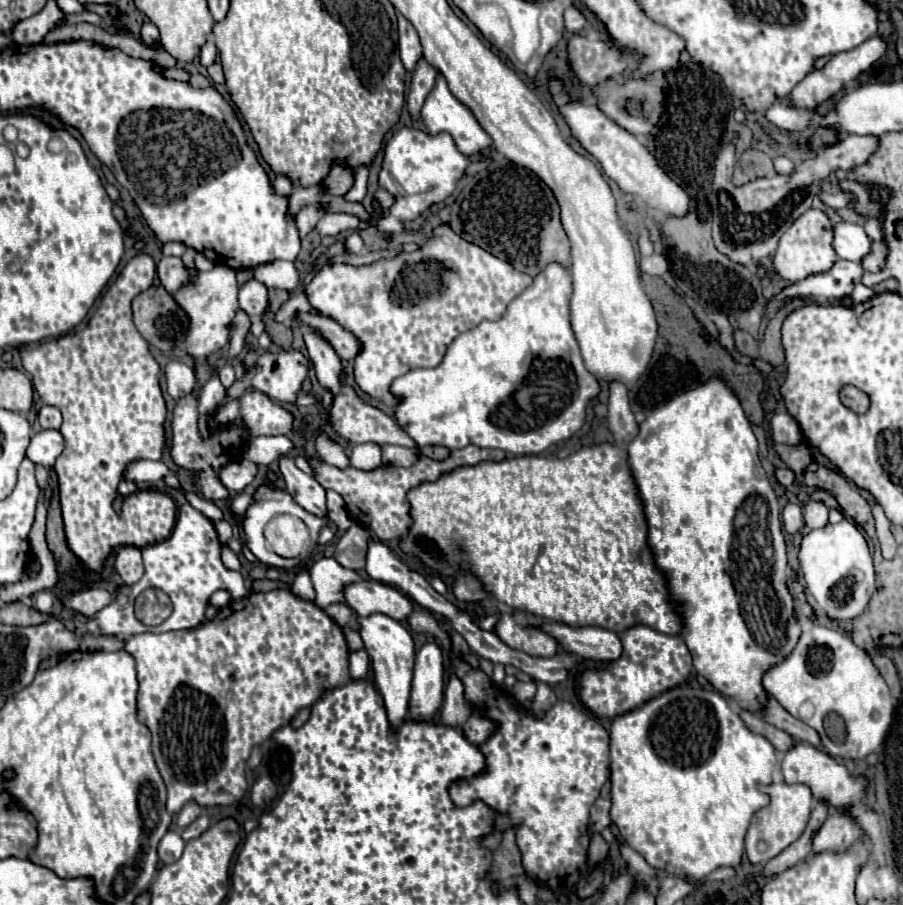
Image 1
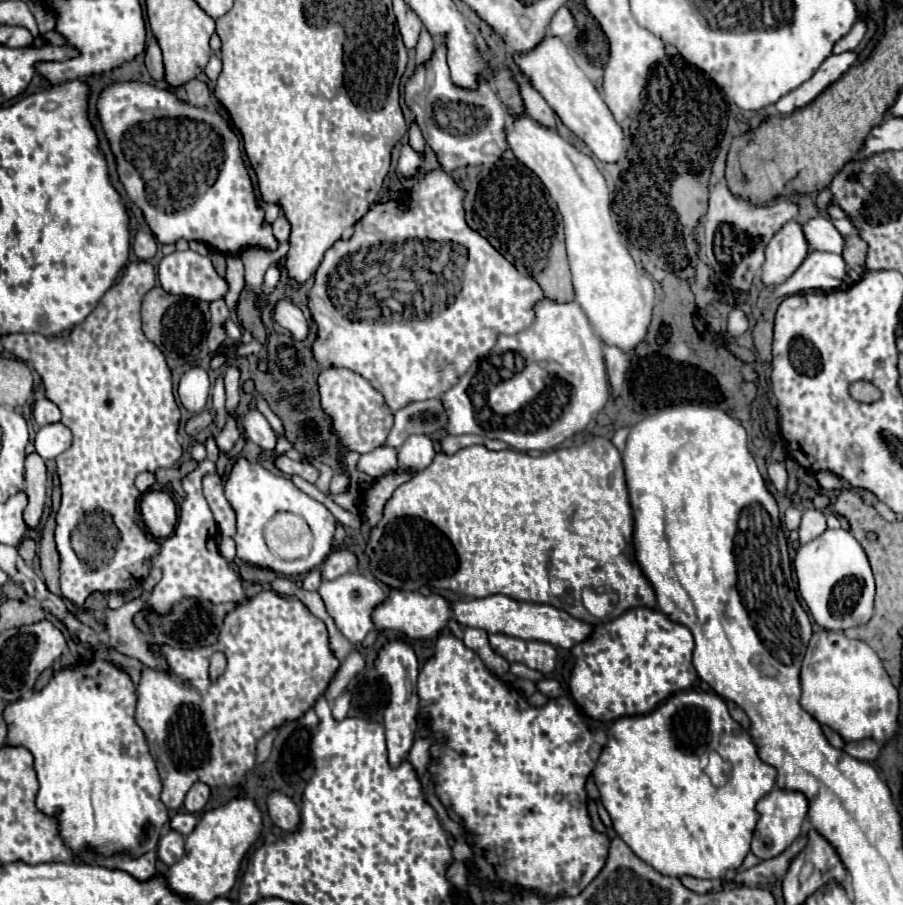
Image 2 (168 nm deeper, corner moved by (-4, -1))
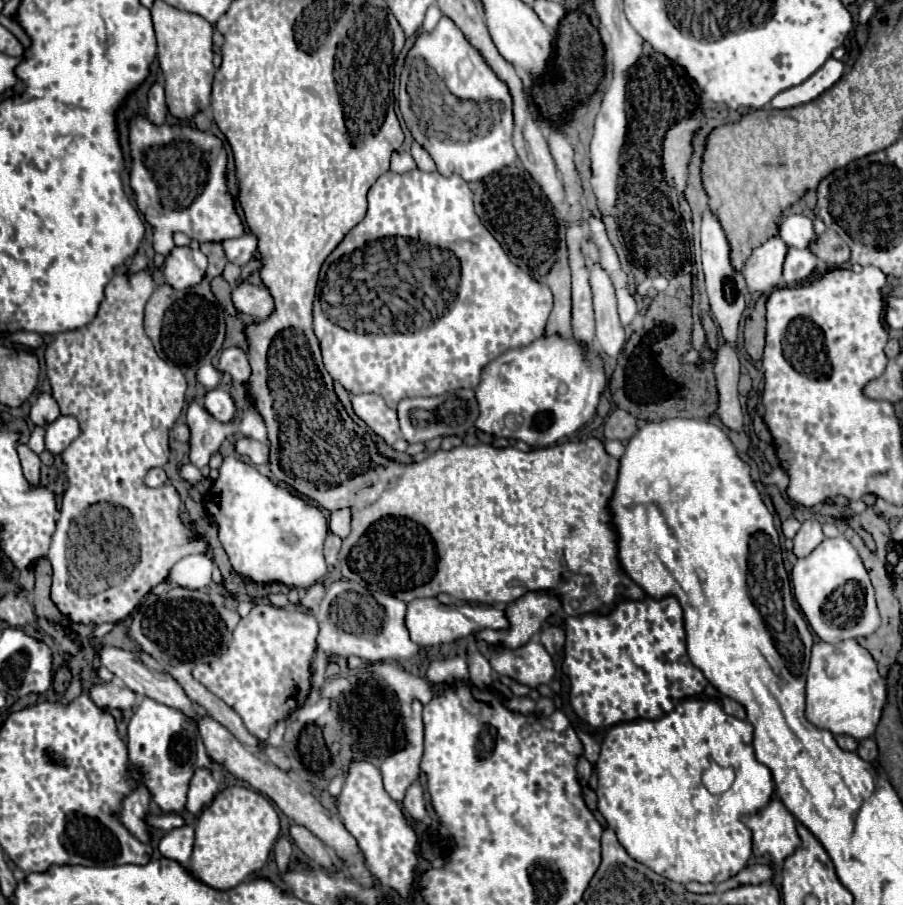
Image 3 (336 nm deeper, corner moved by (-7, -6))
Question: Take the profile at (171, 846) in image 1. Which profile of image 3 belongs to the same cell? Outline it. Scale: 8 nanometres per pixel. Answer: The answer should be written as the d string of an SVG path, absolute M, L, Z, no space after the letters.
M183 825L177 829L171 829L161 841L159 851L163 857L179 861L181 865L187 865L191 853L193 853L193 827Z

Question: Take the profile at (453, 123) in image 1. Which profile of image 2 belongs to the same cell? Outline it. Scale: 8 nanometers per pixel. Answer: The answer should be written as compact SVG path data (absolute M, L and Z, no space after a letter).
M444 42L436 46L428 64L416 70L406 84L406 104L416 114L416 122L436 152L444 170L456 170L460 166L478 166L496 162L506 150L506 112L494 94L488 80L482 80L478 90L464 90L452 84L446 64Z

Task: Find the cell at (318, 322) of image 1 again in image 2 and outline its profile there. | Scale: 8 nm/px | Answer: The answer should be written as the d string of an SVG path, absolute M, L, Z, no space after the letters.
M280 302L276 306L276 310L274 310L274 320L280 326L288 328L292 332L294 340L298 340L298 342L306 340L308 334L310 334L310 322L308 322L308 318L304 316L304 312L296 304Z

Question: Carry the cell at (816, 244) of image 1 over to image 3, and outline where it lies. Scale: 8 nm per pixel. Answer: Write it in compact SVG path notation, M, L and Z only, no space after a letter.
M771 237L749 255L743 273L751 293L771 293L779 285L785 253L787 245L779 237Z

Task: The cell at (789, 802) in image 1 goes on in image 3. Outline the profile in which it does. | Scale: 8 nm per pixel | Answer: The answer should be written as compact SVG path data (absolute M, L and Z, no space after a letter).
M773 799L759 813L749 815L745 825L753 833L753 855L769 857L773 865L783 863L801 843L795 817L779 799Z

